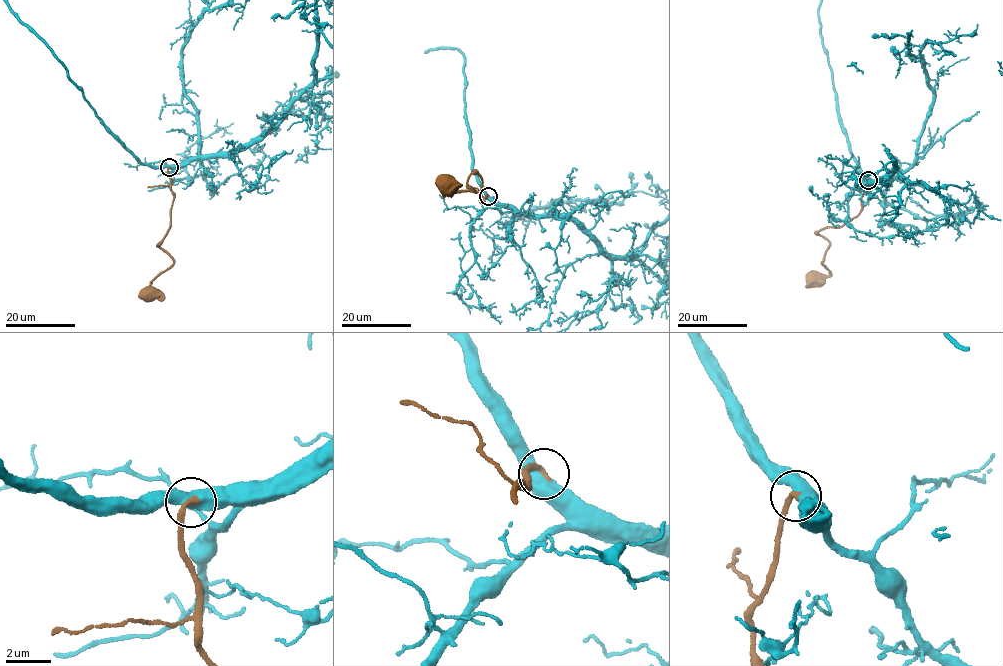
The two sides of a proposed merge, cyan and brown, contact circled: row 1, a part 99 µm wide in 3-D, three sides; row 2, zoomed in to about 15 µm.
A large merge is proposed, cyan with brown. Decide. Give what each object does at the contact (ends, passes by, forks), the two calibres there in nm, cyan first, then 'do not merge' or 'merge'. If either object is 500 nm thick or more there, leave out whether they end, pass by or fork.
600/300 nm | merge

